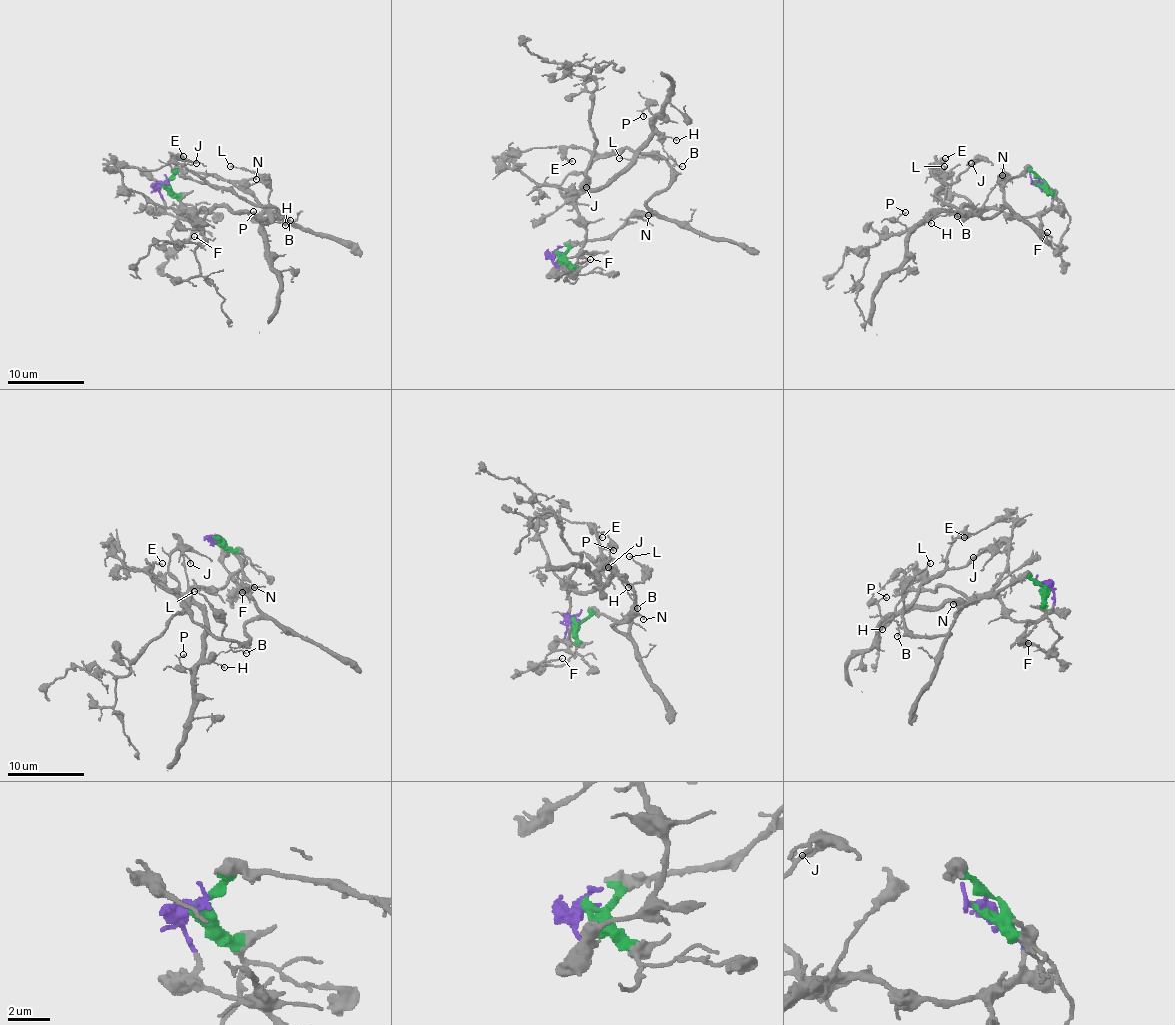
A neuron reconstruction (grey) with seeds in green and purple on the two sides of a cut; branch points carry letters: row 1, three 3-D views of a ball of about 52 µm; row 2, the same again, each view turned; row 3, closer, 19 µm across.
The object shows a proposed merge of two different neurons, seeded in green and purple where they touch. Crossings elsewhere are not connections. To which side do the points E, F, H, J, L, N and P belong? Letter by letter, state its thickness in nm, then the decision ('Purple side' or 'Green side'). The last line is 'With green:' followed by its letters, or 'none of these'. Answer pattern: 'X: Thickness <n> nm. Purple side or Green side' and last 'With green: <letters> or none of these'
E: Thickness 180 nm. Green side
F: Thickness 110 nm. Purple side
H: Thickness 110 nm. Purple side
J: Thickness 130 nm. Green side
L: Thickness 100 nm. Green side
N: Thickness 170 nm. Green side
P: Thickness 100 nm. Purple side
With green: E, J, L, N

